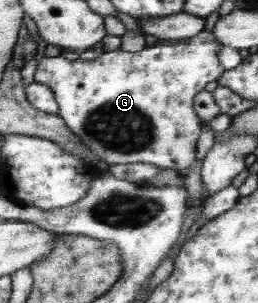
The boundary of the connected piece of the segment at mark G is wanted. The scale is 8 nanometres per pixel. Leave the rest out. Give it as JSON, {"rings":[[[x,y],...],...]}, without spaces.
{"rings":[[[203,29],[189,40],[158,41],[136,53],[126,53],[117,48],[116,51],[103,52],[92,61],[79,58],[68,61],[61,56],[43,57],[35,65],[33,82],[52,90],[58,103],[57,114],[63,118],[64,125],[108,166],[150,163],[160,169],[174,169],[183,175],[194,167],[192,147],[196,147],[196,139],[201,134],[200,119],[193,110],[193,99],[206,83],[223,75],[225,69],[218,61],[220,48],[213,34]]]}

